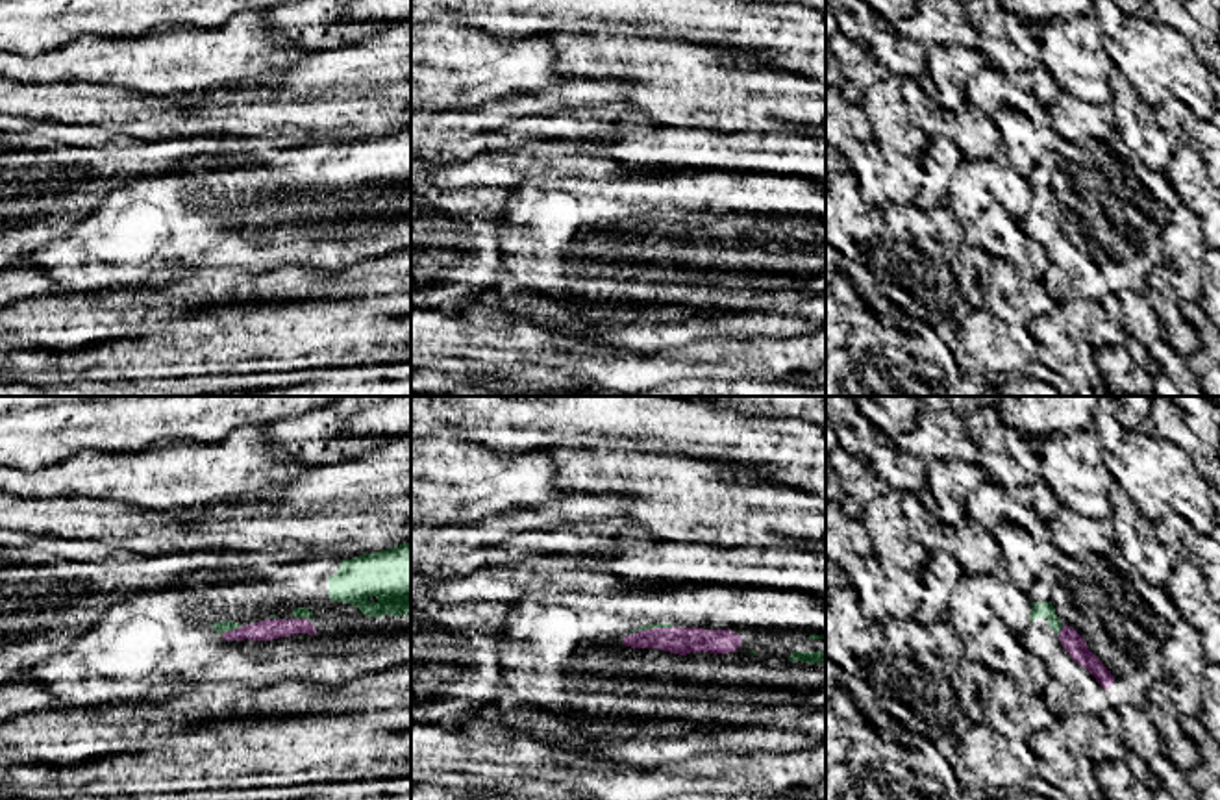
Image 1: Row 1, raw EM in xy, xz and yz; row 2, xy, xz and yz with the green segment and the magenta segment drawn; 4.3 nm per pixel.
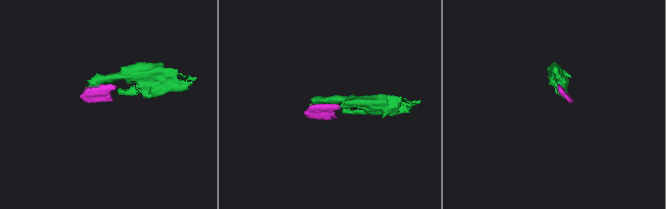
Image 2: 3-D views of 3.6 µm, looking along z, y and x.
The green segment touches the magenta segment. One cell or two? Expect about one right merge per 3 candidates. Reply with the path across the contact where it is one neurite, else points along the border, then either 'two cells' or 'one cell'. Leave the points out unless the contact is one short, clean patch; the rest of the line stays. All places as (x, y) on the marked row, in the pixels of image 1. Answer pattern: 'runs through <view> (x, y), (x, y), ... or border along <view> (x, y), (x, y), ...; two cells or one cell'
runs through xy (221, 626), (232, 628), (273, 628); one cell

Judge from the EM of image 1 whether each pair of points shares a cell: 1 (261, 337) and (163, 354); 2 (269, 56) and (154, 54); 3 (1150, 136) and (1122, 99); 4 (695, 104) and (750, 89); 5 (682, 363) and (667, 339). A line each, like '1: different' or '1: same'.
1: same
2: same
3: same
4: same
5: different

